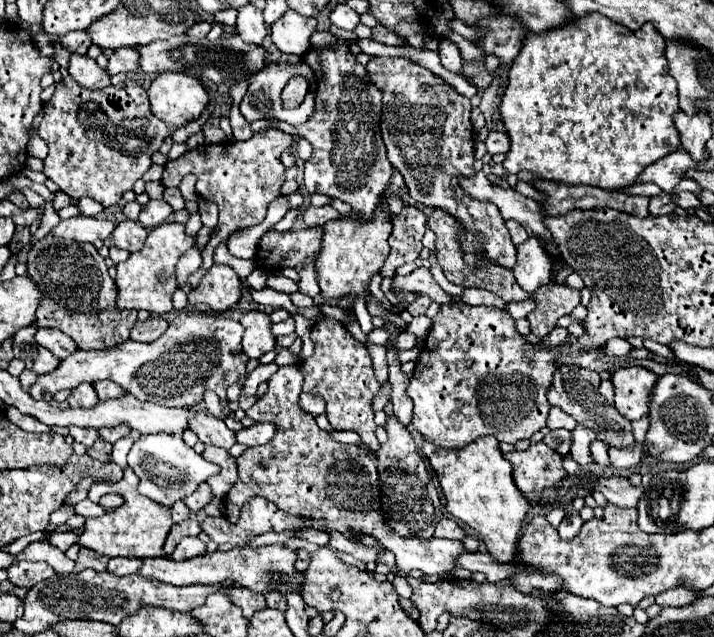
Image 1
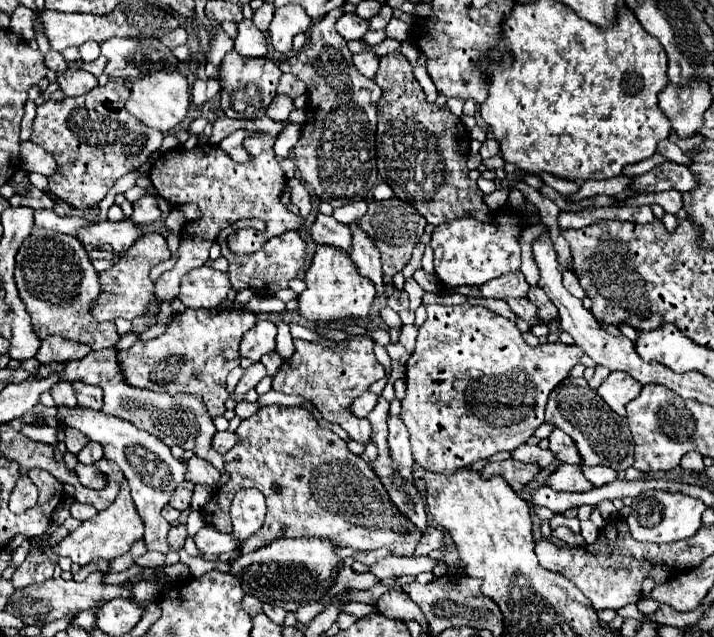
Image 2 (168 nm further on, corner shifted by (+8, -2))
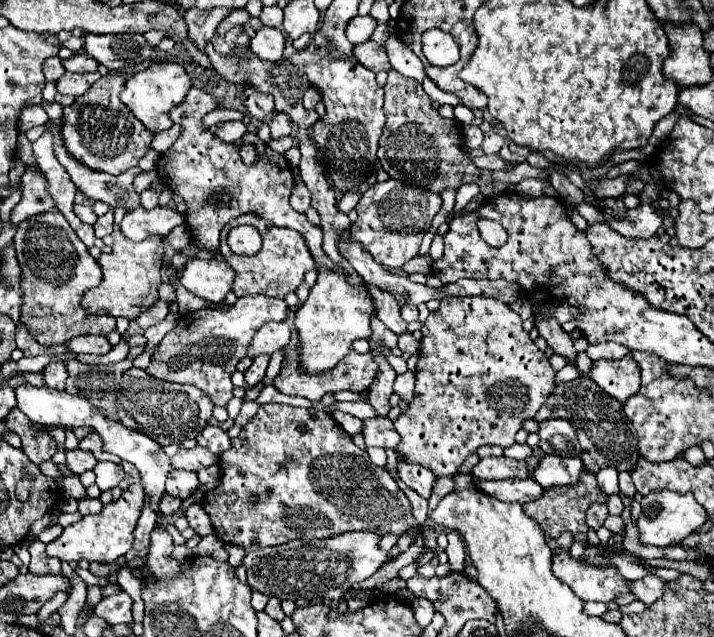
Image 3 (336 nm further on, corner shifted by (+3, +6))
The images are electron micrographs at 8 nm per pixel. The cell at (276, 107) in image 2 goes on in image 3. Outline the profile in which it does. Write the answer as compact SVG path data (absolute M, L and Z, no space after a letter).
M276 111L272 121L270 121L270 129L272 129L272 137L282 137L282 135L290 135L292 133L292 121L290 117L286 117L286 113Z

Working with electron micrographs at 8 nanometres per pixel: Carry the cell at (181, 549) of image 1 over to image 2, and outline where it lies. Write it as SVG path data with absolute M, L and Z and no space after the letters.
M147 551L145 555L141 555L141 557L135 559L135 565L139 565L139 567L157 567L157 565L161 565L163 561L165 561L165 555L163 555L163 553Z

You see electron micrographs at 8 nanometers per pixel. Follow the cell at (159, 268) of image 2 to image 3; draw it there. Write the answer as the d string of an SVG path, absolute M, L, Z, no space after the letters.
M161 282L158 288L159 297L168 304L177 302L175 289L169 282Z

